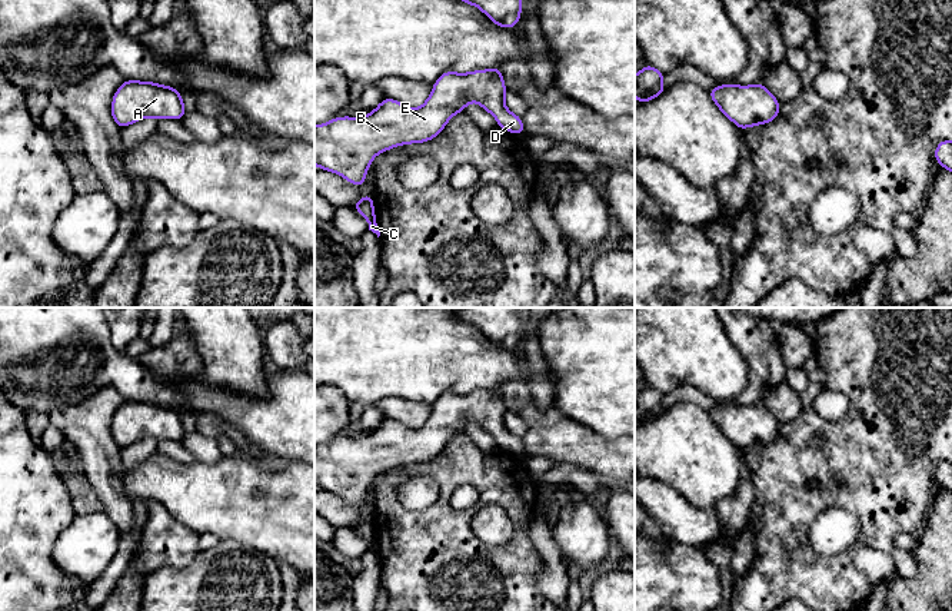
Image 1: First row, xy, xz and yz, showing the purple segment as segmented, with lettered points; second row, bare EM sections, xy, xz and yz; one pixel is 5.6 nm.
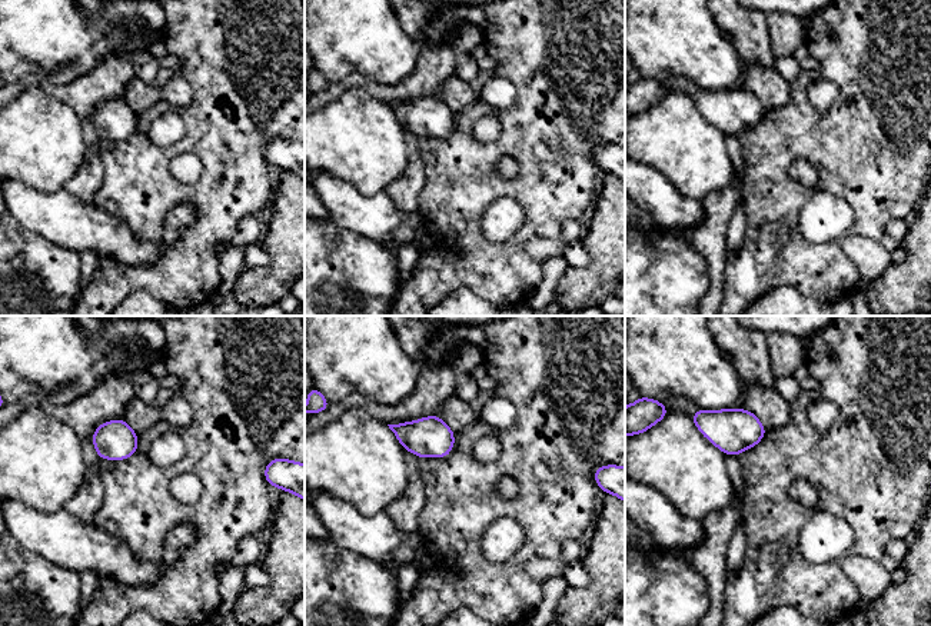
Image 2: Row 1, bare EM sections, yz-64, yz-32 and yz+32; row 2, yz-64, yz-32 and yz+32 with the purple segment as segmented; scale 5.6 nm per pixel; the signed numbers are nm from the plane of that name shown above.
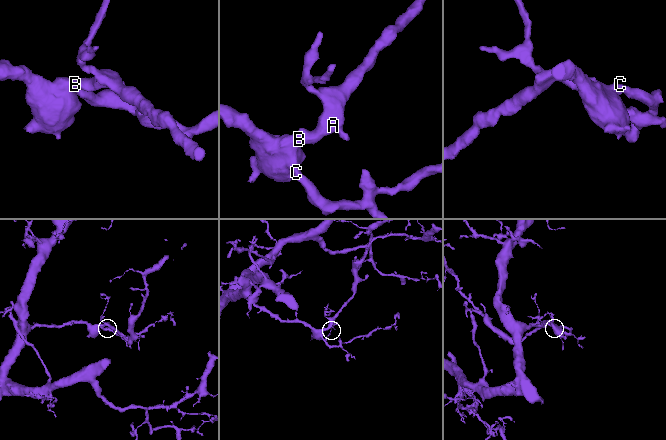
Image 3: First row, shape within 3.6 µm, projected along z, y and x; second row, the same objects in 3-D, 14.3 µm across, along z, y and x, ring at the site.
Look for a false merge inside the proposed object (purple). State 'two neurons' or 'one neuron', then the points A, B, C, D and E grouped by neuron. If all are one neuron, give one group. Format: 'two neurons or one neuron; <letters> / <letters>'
one neuron; A B C D E

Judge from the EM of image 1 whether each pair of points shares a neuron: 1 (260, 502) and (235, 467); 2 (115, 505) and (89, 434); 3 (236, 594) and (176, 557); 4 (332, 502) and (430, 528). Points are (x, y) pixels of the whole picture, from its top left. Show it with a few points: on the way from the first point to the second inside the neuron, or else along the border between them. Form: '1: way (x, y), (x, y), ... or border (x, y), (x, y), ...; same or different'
1: way (253, 494), (235, 475); same
2: way (109, 488), (97, 451); same
3: border (200, 548), (183, 567), (157, 567), (155, 570); different
4: border (380, 480), (372, 514); different

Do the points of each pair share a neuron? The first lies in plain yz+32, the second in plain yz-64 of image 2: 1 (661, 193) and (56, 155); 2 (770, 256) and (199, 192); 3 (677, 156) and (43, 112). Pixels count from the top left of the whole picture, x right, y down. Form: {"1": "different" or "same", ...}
{"1": "different", "2": "same", "3": "same"}

